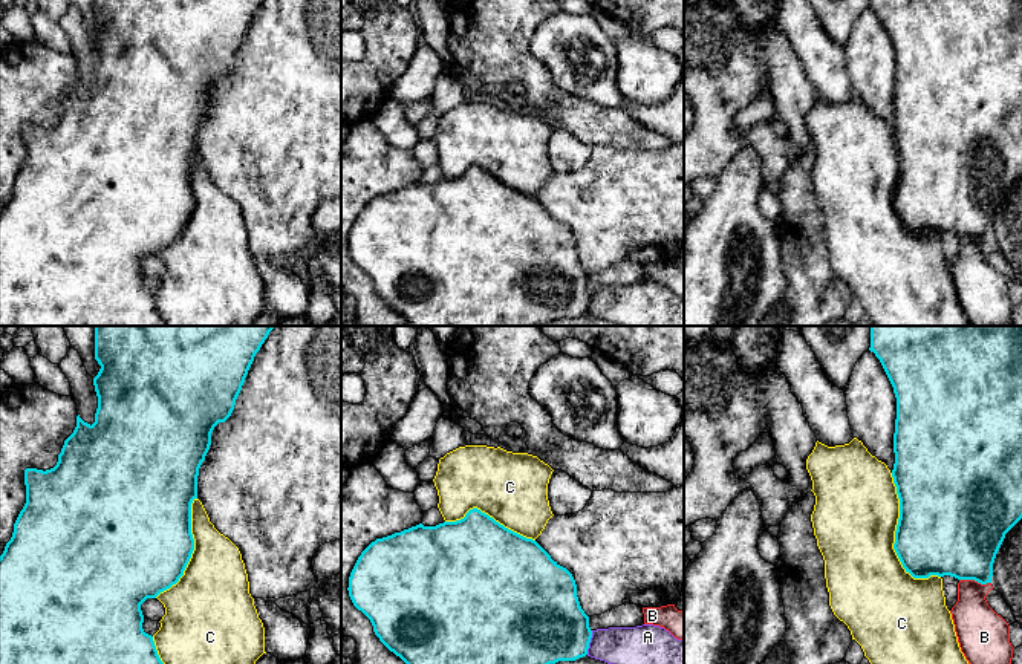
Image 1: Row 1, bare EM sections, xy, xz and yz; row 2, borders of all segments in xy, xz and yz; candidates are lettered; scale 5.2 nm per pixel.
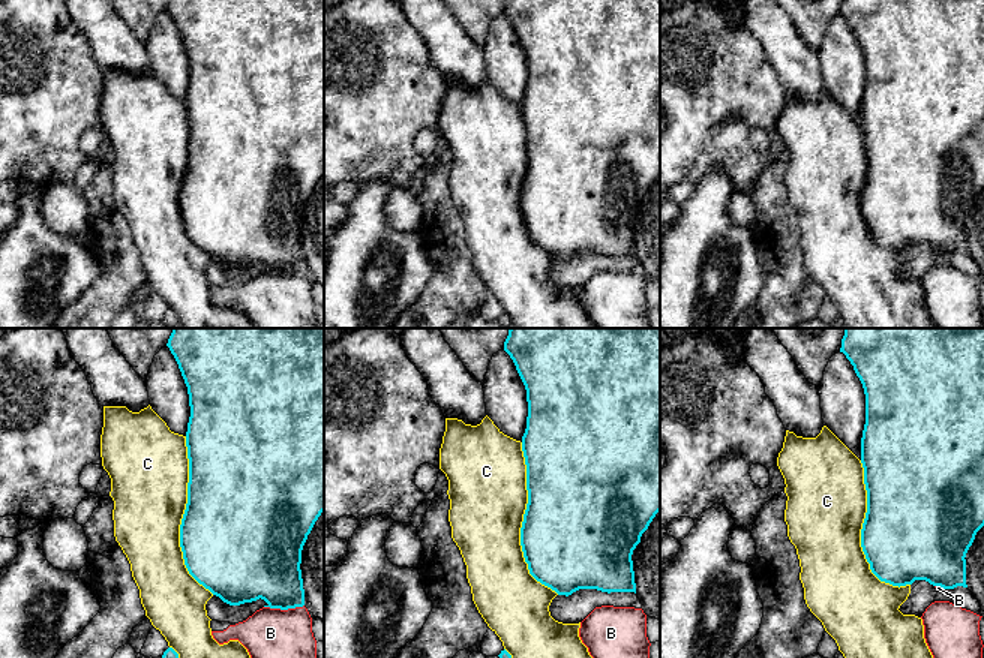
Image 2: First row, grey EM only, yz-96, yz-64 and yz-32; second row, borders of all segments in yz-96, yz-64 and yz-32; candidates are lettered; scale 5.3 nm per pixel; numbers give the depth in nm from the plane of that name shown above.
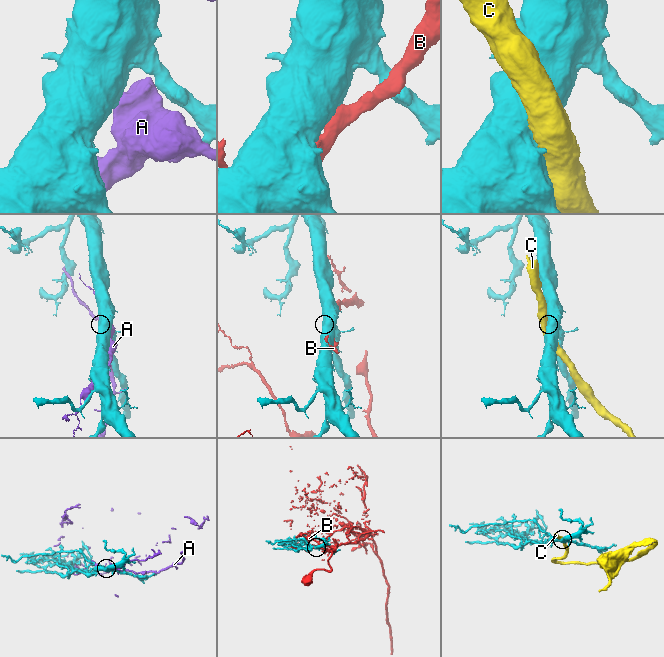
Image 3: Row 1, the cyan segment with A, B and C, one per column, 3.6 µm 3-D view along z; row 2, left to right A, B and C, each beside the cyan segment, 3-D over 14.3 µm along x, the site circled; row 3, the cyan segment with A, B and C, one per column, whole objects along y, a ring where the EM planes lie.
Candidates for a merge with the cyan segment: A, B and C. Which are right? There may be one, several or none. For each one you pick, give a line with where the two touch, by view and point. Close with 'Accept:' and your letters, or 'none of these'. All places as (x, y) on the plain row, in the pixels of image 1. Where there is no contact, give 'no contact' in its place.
Accept: none of these

